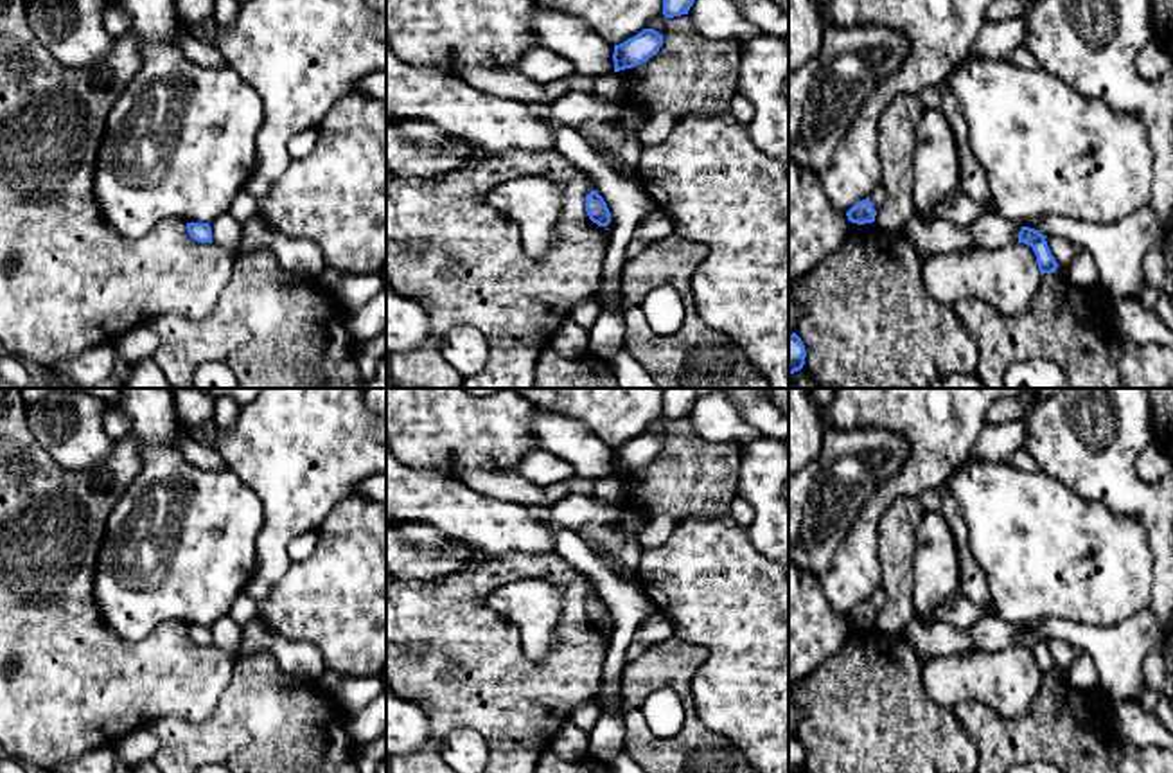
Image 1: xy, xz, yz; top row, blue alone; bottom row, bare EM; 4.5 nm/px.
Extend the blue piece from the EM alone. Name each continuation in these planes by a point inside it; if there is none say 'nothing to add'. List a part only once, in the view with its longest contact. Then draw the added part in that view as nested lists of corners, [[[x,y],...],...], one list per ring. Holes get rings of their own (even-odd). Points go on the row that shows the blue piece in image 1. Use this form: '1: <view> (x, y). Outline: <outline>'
nothing to add

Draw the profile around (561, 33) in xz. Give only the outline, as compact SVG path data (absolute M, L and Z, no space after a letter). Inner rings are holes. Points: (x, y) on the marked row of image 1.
M534 5L532 31L539 45L568 59L575 74L600 77L614 72L614 45L604 41L582 18Z

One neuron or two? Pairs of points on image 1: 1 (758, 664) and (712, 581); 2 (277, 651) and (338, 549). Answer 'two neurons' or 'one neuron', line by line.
1: one neuron
2: two neurons

